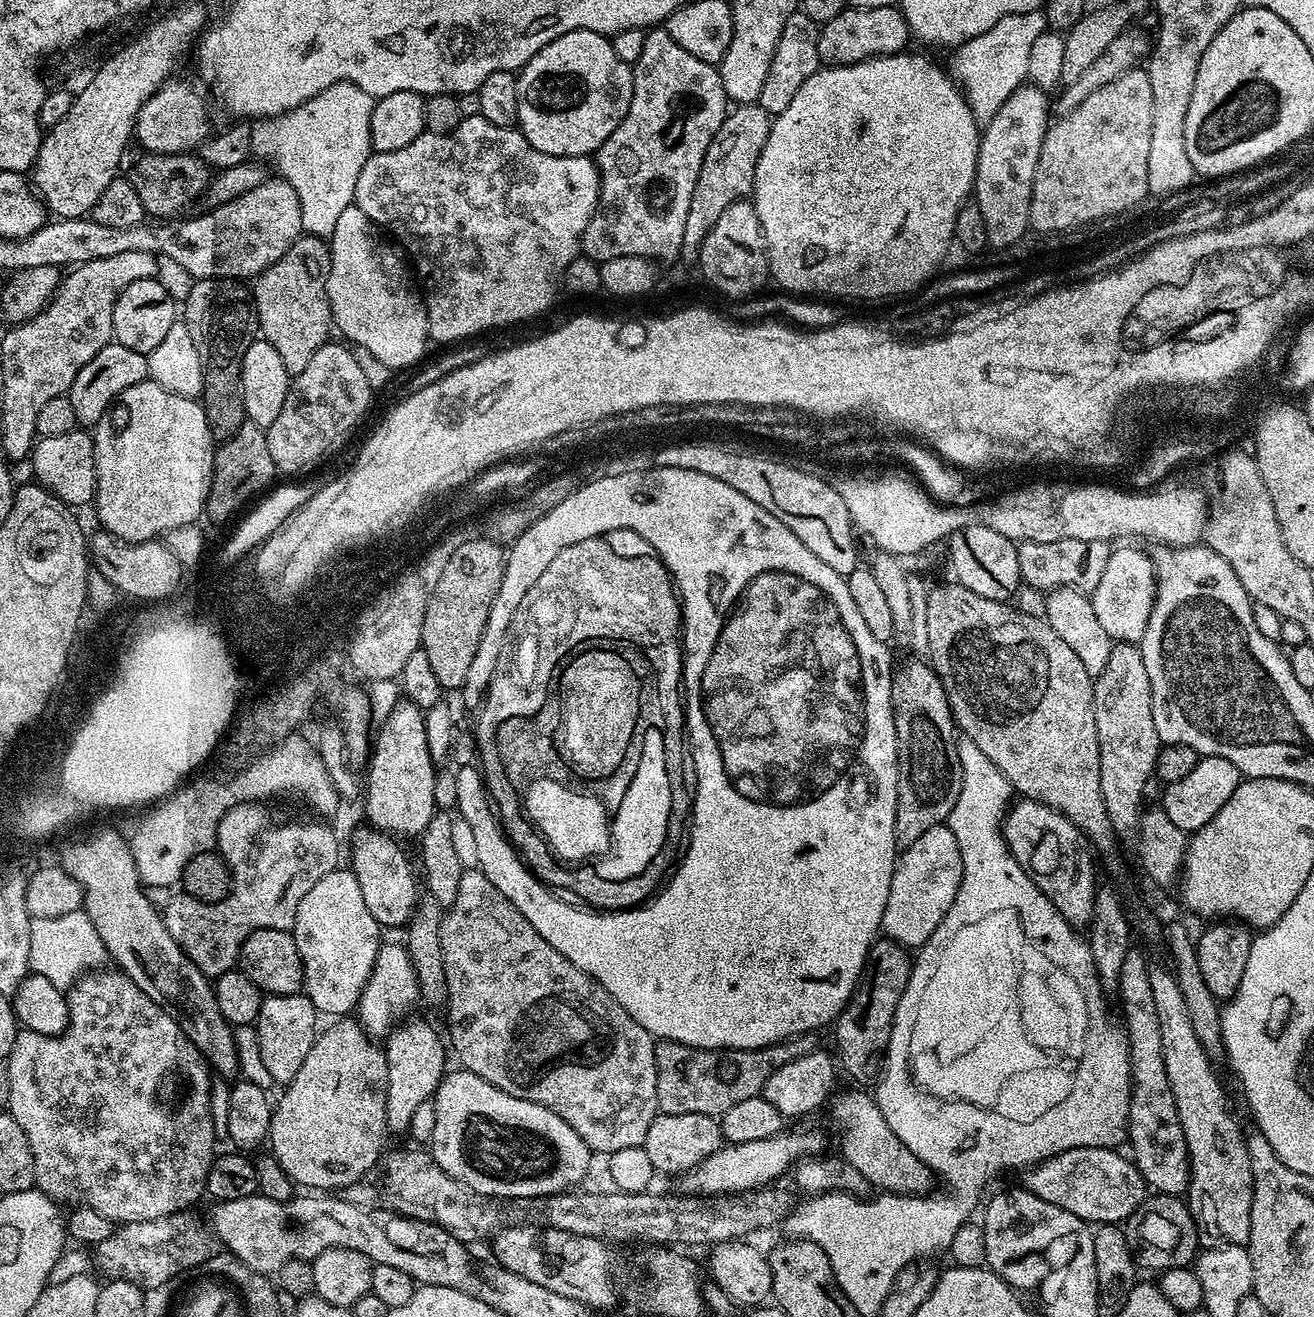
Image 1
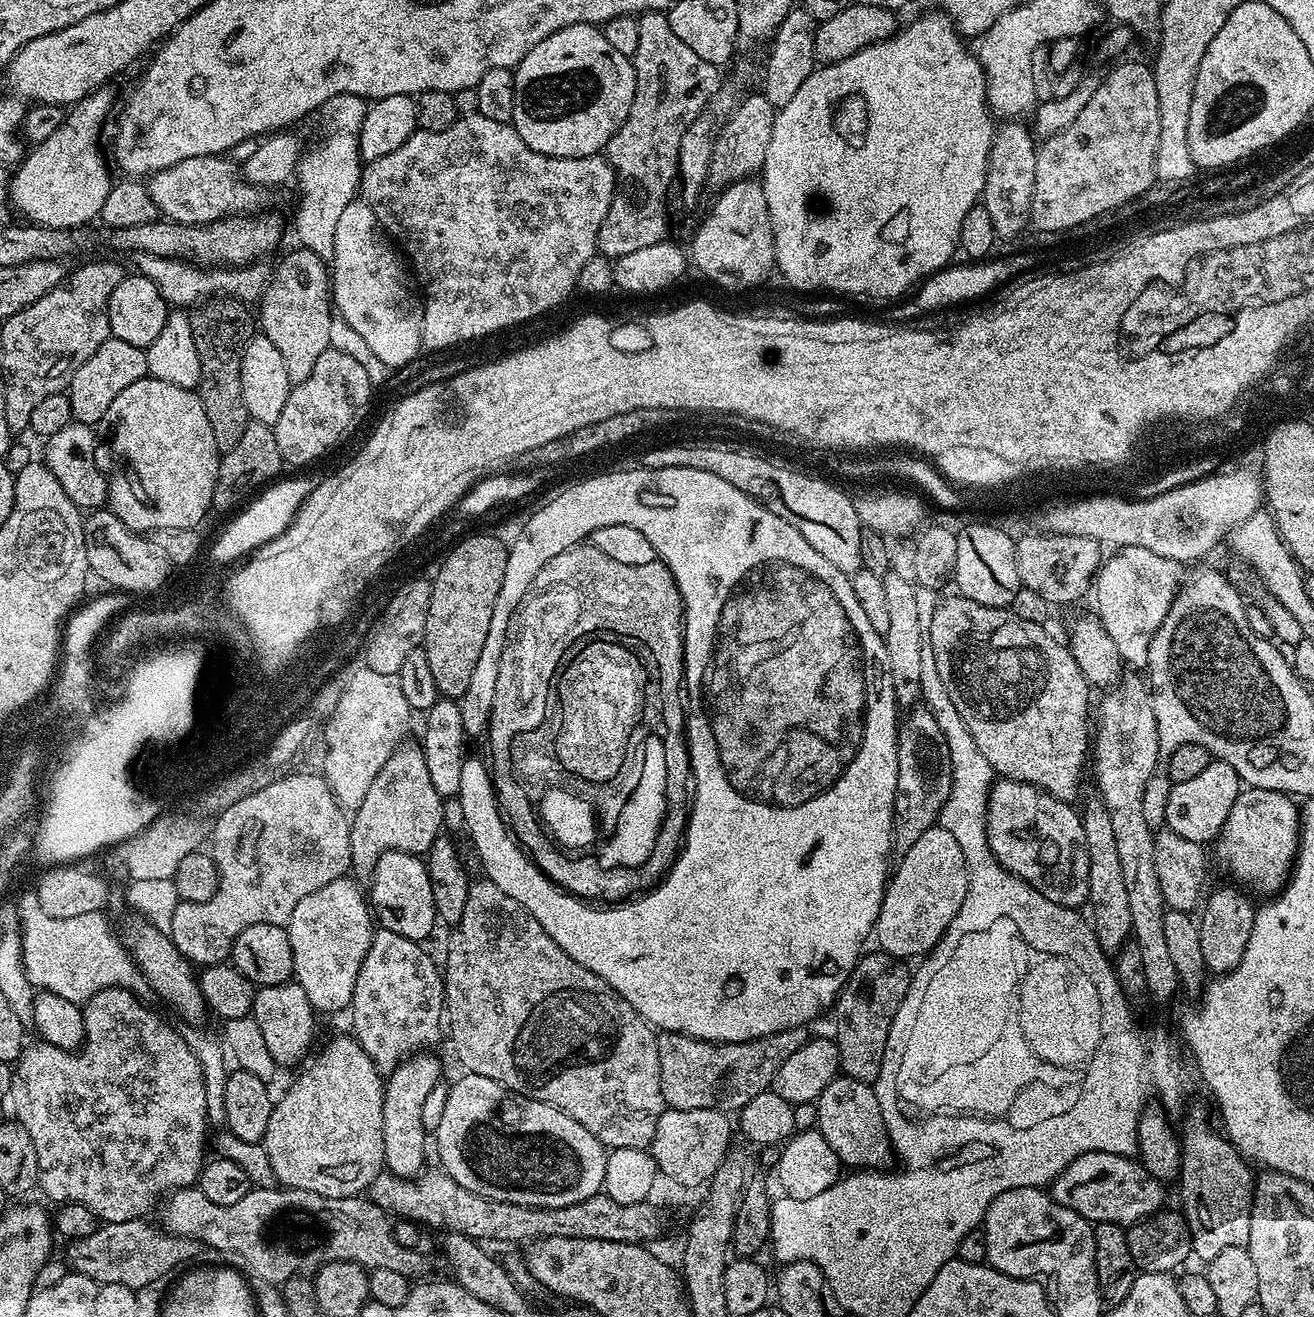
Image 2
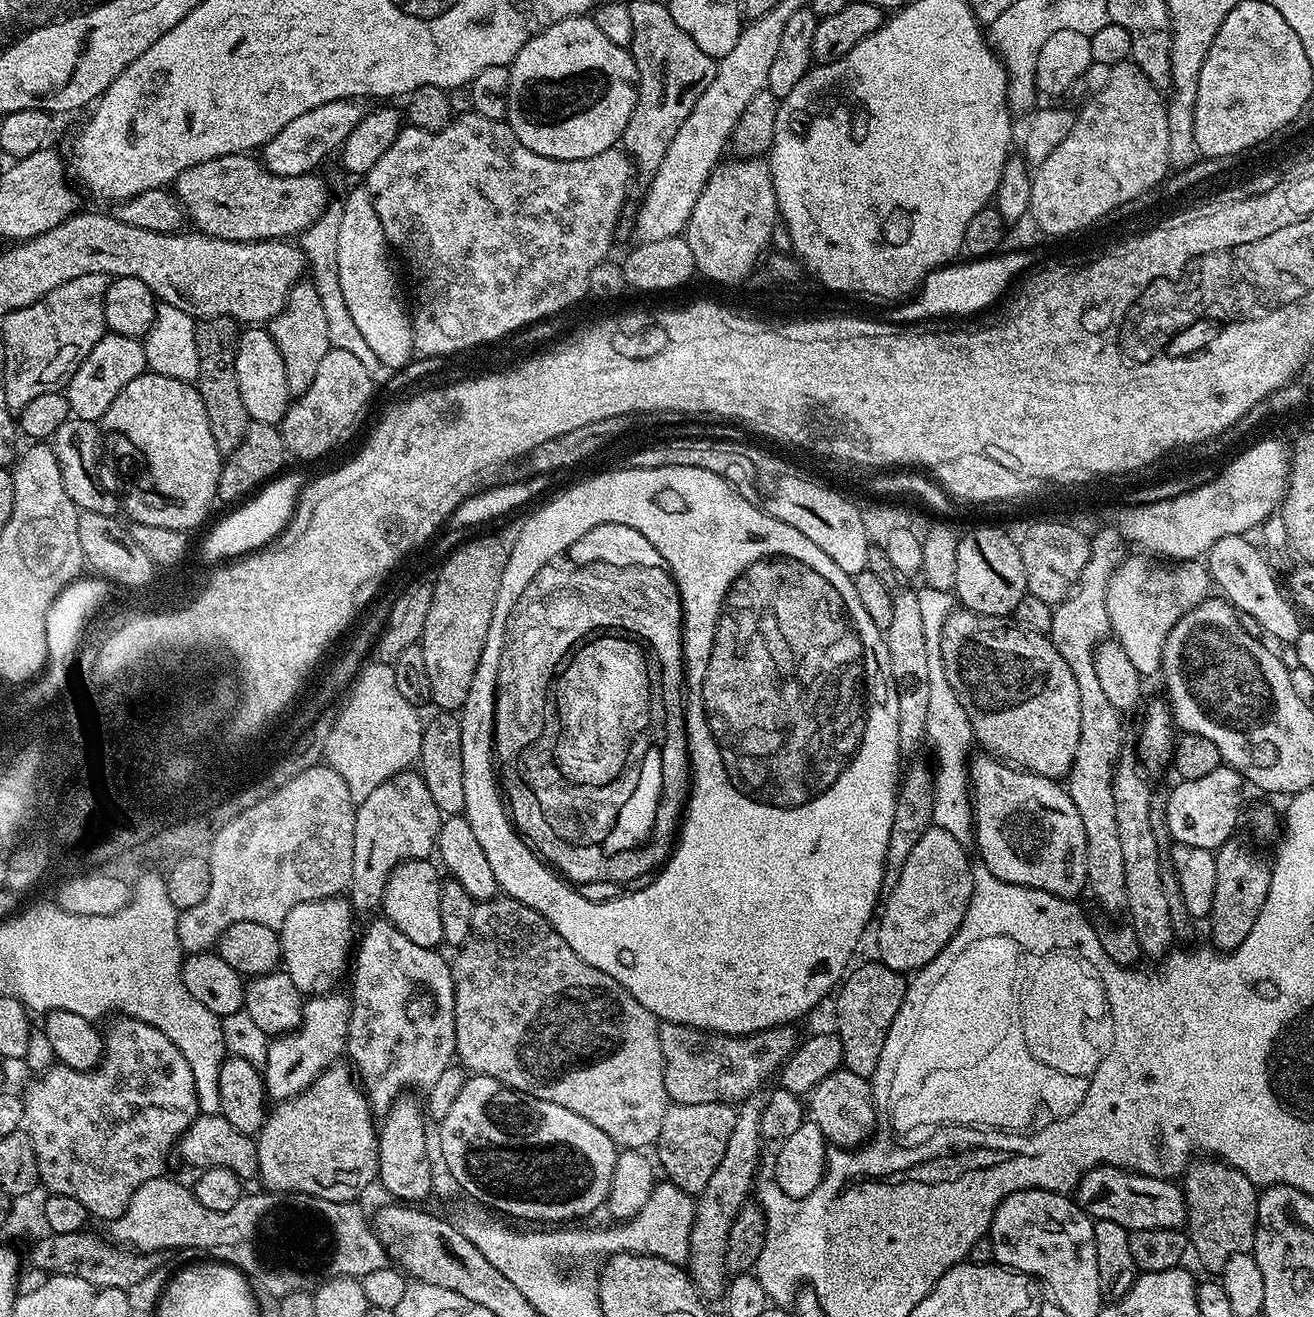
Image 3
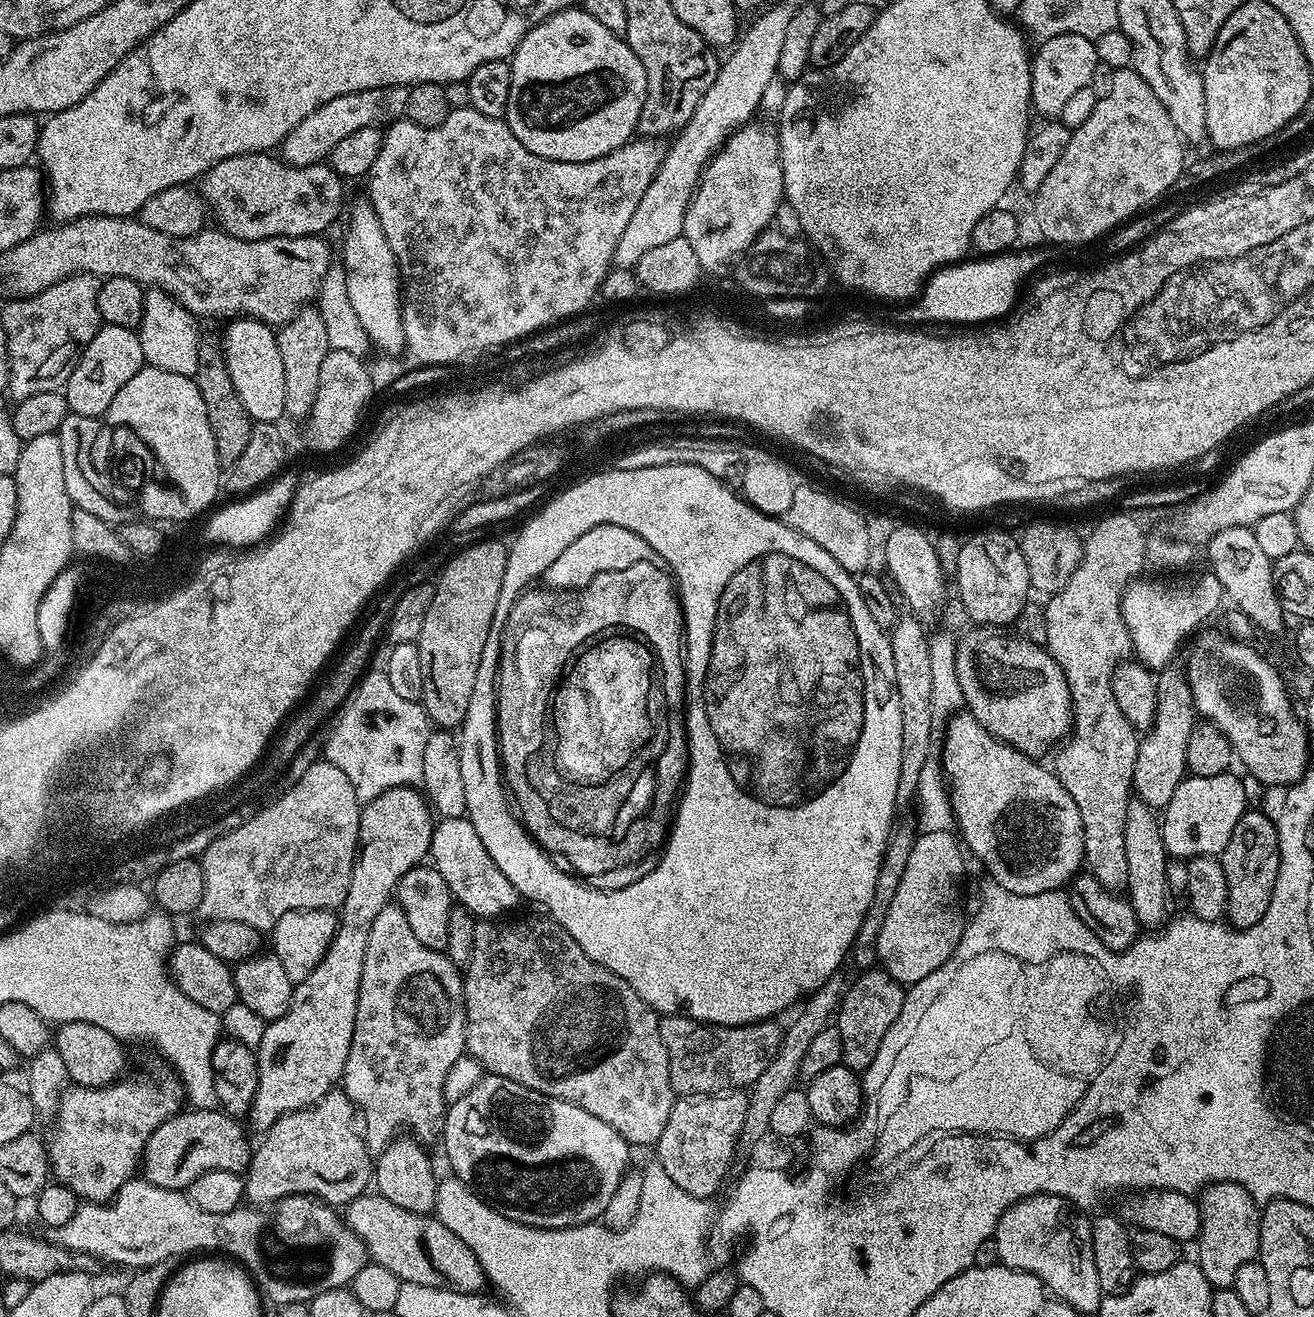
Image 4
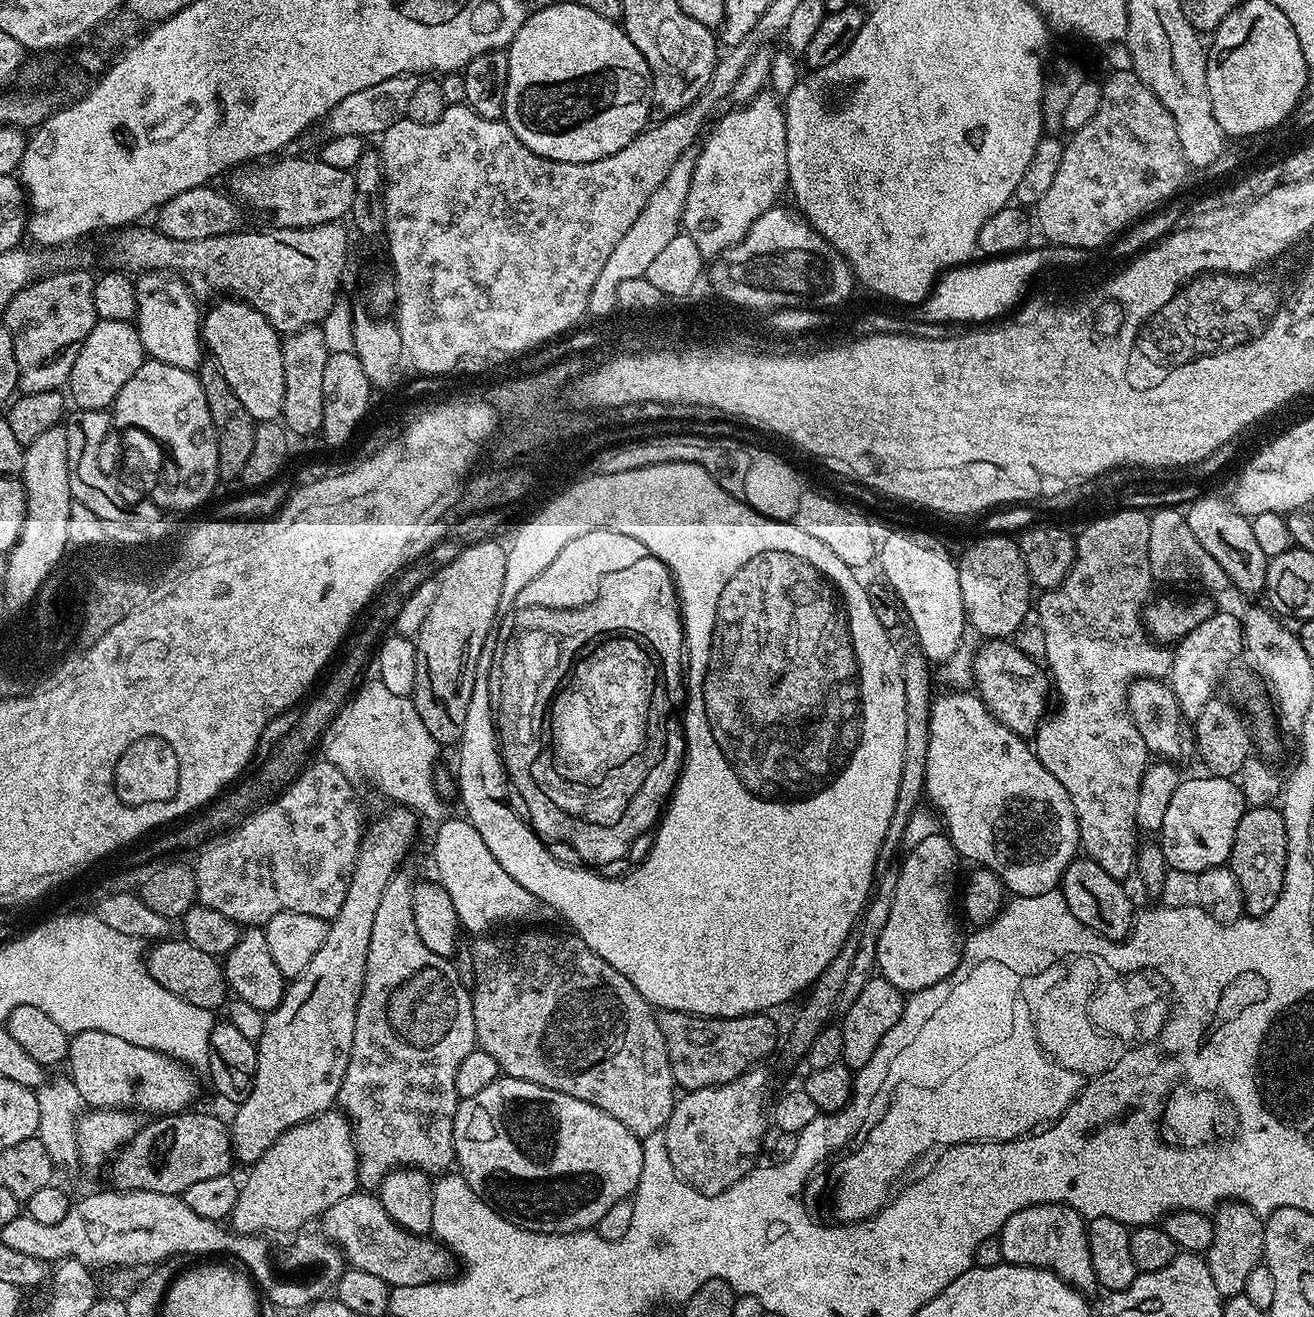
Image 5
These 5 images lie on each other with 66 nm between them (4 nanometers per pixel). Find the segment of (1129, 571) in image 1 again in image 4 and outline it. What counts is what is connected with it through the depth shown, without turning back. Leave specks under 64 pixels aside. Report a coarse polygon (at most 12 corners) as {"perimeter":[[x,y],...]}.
{"perimeter":[[1210,570],[1192,584],[1137,578],[1120,613],[1135,659],[1169,667],[1225,603]]}

